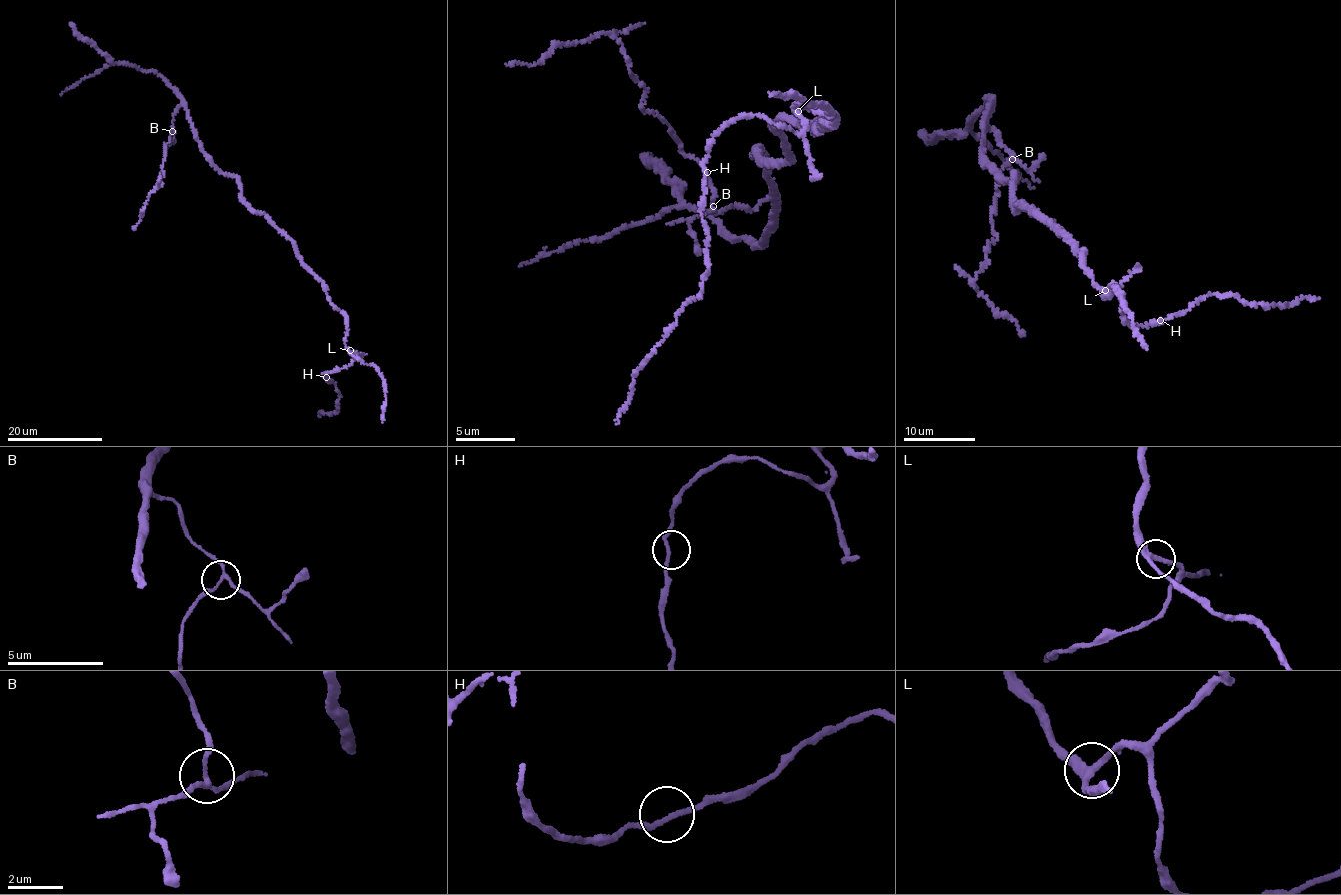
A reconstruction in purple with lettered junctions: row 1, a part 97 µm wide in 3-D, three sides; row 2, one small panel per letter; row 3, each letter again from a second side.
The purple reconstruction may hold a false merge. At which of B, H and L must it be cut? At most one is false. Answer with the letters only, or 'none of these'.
B

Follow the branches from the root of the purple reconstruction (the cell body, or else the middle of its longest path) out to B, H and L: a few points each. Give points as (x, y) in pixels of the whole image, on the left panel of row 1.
B: (272, 221), (245, 201), (239, 180), (226, 176), (209, 160), (183, 105), (174, 114), (172, 131)
H: (272, 221), (346, 318), (345, 342), (355, 353), (353, 360), (326, 377)
L: (272, 221), (292, 241), (302, 263), (322, 283), (328, 300), (346, 318), (345, 343), (350, 350)

